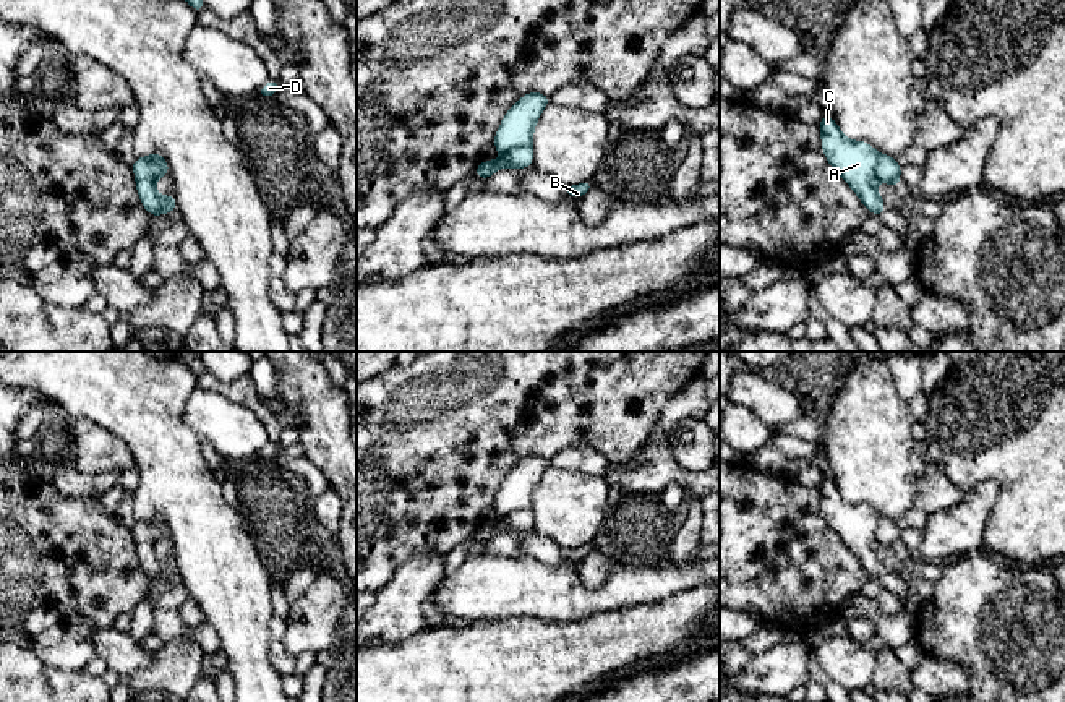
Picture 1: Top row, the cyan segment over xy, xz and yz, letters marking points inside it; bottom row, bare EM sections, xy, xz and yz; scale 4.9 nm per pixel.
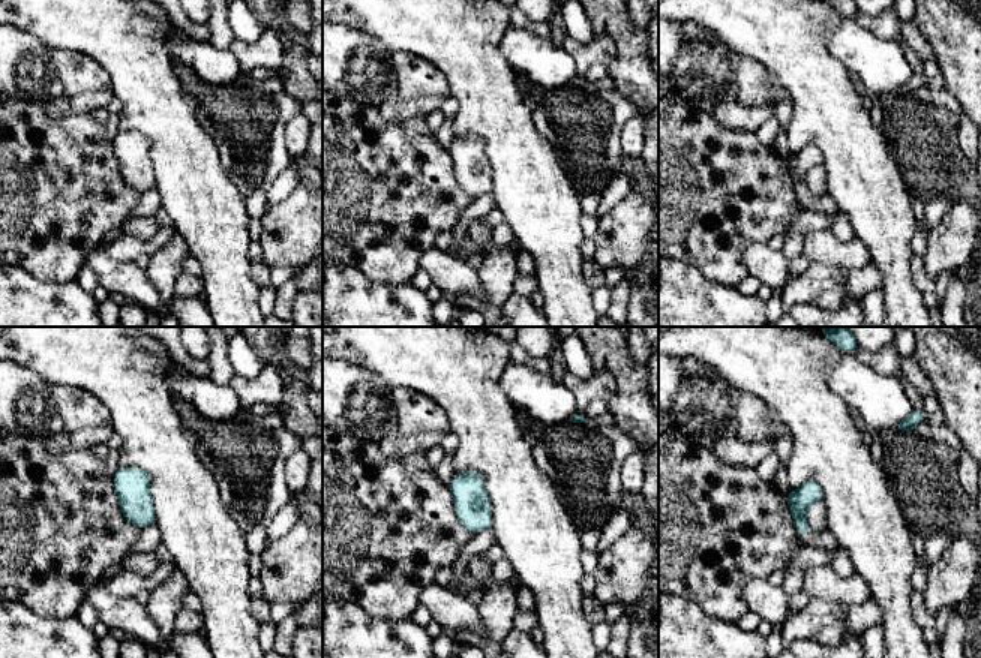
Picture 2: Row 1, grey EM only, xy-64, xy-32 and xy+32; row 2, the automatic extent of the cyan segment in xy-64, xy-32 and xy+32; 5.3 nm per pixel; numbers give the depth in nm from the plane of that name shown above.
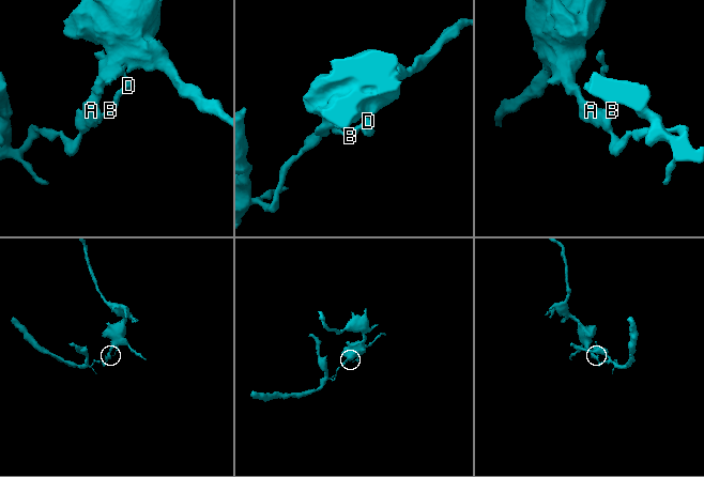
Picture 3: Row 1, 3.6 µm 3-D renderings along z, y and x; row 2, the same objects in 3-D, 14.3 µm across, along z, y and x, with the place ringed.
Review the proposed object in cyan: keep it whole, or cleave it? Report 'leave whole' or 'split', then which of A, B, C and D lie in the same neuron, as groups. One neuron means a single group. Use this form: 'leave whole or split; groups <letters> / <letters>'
split; groups A C / B D

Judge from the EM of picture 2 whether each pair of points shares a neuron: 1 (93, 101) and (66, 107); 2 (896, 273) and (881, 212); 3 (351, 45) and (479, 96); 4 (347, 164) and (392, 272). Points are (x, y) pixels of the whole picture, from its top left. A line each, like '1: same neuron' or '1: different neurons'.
1: same neuron
2: same neuron
3: different neurons
4: same neuron

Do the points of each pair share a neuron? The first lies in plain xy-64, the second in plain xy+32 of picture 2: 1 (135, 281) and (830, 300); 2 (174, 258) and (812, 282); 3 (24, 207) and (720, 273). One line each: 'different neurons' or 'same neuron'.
1: different neurons
2: same neuron
3: same neuron

